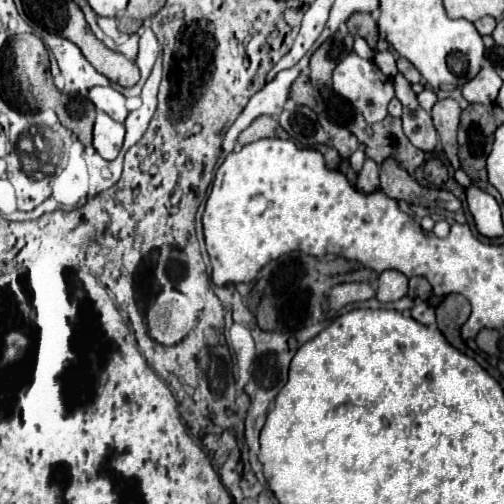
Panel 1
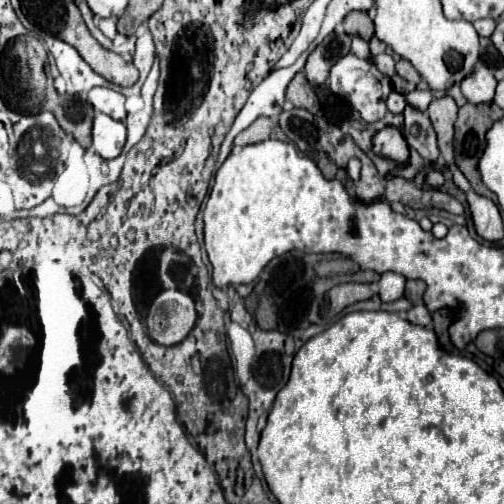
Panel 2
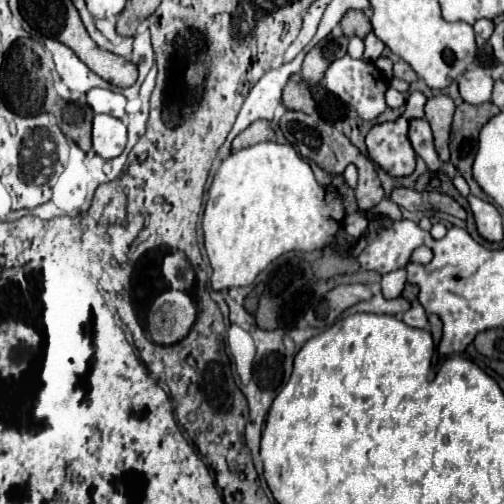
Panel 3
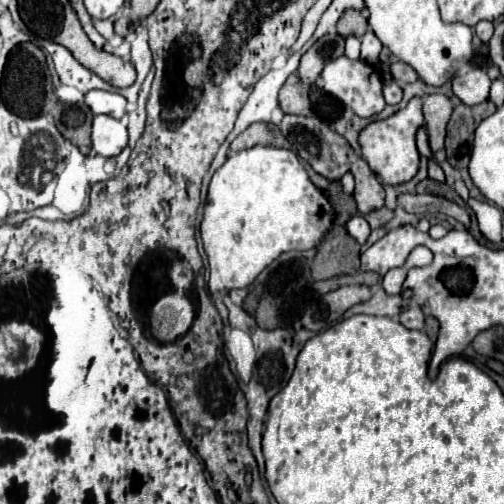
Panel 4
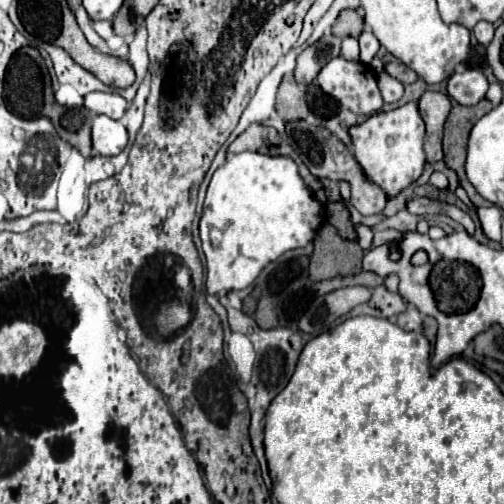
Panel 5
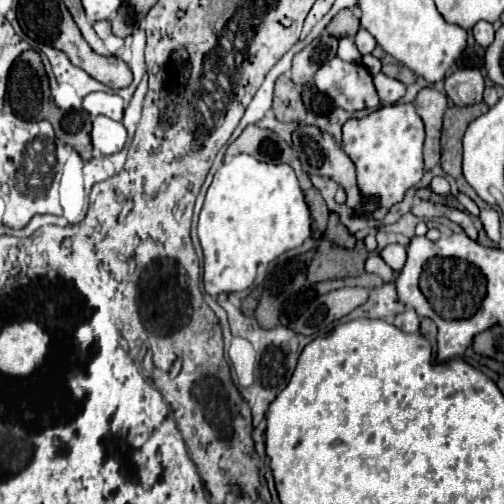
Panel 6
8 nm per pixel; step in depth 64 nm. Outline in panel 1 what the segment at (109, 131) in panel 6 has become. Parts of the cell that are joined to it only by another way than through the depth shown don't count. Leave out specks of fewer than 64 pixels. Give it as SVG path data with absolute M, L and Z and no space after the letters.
M100 112L94 124L94 148L104 160L114 160L124 142L124 124Z

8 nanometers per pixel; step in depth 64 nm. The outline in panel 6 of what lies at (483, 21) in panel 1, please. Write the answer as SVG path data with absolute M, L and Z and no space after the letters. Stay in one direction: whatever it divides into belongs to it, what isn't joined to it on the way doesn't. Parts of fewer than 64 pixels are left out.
M478 22L478 24L474 26L472 34L474 34L474 40L476 40L480 46L484 46L484 48L490 46L492 40L494 40L494 28L492 28L490 22Z

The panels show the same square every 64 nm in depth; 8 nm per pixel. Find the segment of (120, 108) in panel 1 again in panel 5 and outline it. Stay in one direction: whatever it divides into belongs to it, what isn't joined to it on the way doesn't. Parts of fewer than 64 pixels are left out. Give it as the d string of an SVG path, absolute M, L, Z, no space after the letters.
M90 92L88 96L84 96L84 106L92 114L104 114L114 120L120 120L126 112L128 102L116 92Z

